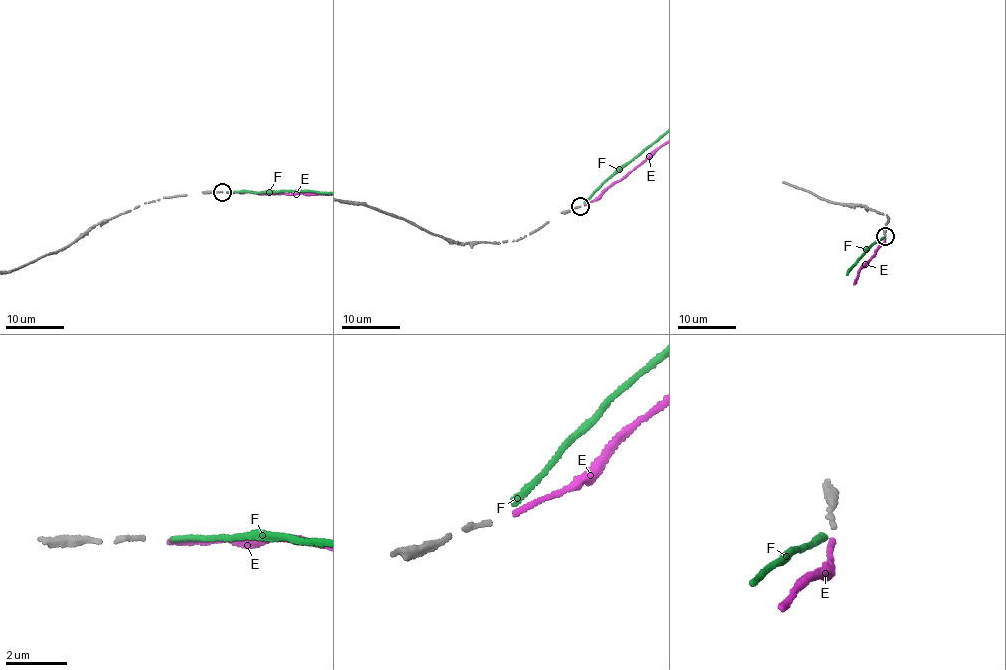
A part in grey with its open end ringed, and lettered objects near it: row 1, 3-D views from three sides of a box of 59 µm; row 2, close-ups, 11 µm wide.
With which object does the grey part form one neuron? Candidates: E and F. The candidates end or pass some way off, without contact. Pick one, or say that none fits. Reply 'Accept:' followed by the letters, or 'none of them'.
Accept: E

